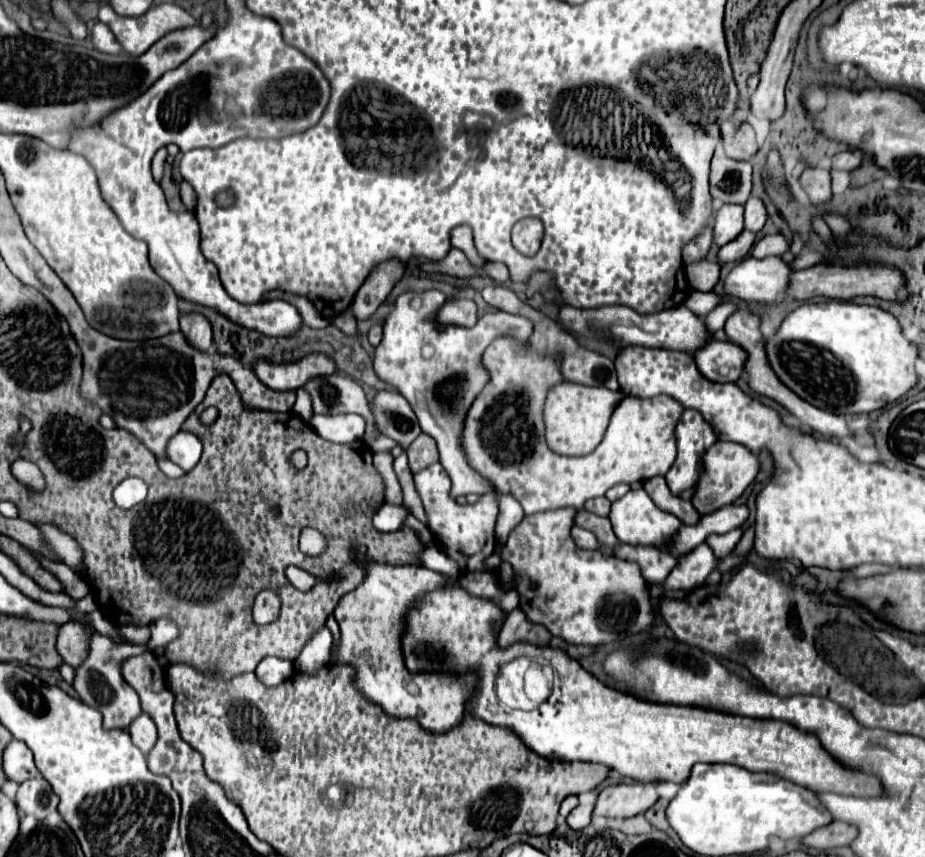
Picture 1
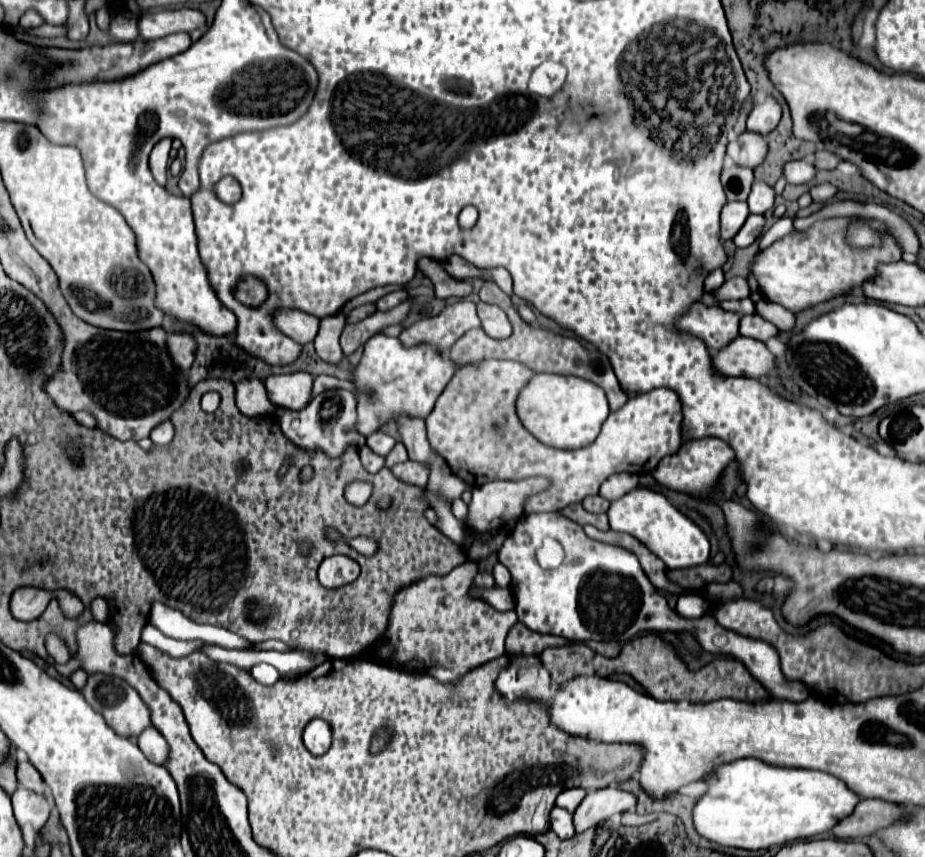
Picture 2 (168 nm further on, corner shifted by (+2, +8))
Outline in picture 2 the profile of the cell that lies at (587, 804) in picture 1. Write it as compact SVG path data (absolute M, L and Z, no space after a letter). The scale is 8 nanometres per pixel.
M554 806L550 812L550 830L556 832L558 838L566 840L574 836L574 824L572 824L572 814L566 812L564 808Z

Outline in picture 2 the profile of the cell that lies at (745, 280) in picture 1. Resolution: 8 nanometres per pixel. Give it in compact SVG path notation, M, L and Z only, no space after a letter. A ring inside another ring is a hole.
M828 218L820 220L820 224L812 224L812 228L798 232L792 230L786 234L782 240L774 242L770 248L760 252L750 270L754 272L760 292L764 294L766 300L776 302L784 306L786 310L798 314L806 308L812 308L820 302L832 300L836 296L844 296L852 292L854 288L860 288L866 280L874 278L878 274L880 264L890 264L902 260L902 248L896 244L896 238L884 224L878 220L868 220L868 218ZM854 222L864 222L868 224L880 238L882 244L878 248L854 248L846 240L846 230Z

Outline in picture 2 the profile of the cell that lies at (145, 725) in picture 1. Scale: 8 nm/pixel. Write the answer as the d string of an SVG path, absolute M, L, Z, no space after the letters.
M148 728L138 736L138 746L144 752L144 756L158 766L164 766L168 762L168 742L164 740L164 736L156 730L156 728Z

